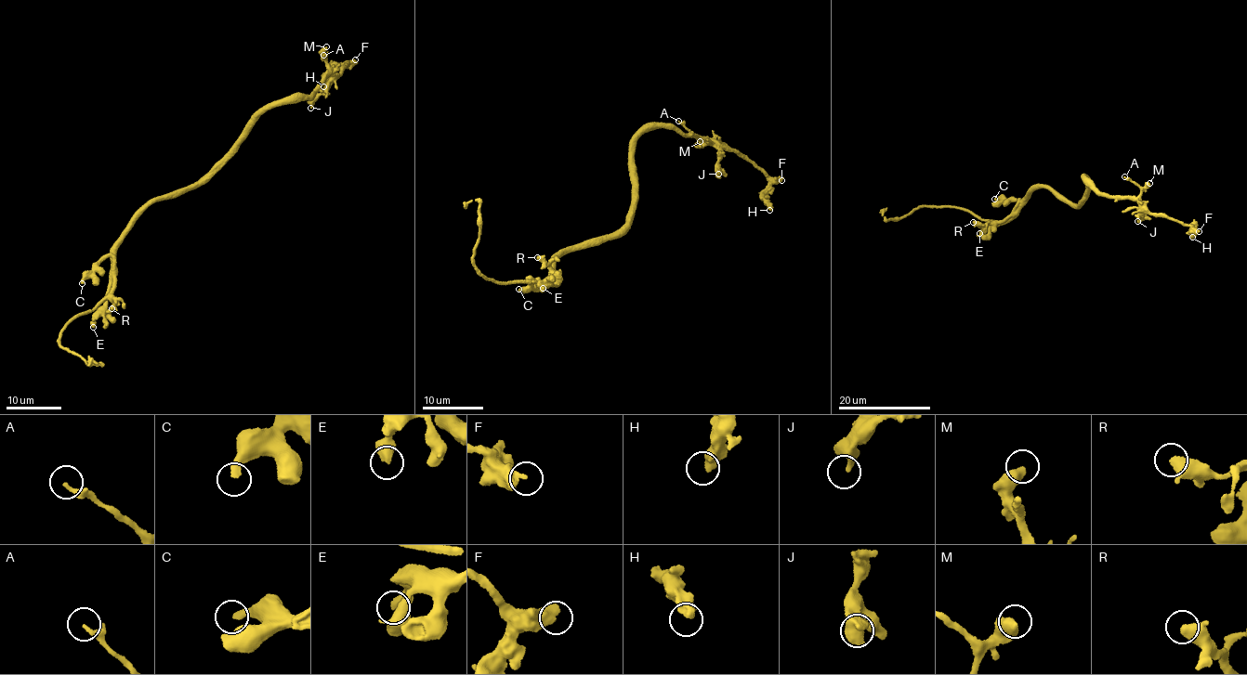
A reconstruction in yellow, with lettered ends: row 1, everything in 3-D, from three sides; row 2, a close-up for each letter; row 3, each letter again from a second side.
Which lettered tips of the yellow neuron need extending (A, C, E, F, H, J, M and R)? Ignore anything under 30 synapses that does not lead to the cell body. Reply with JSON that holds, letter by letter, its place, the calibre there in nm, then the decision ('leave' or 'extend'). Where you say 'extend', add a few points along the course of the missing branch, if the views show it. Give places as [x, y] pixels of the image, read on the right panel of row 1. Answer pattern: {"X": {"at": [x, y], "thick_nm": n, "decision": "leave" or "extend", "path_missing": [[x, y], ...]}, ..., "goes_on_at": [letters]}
{"A": {"at": [1124, 176], "thick_nm": 200, "decision": "leave"}, "C": {"at": [994, 199], "thick_nm": 320, "decision": "leave"}, "E": {"at": [979, 233], "thick_nm": 500, "decision": "leave"}, "F": {"at": [1199, 231], "thick_nm": 440, "decision": "leave"}, "H": {"at": [1192, 237], "thick_nm": 500, "decision": "leave"}, "J": {"at": [1137, 221], "thick_nm": 440, "decision": "leave"}, "M": {"at": [1149, 183], "thick_nm": 460, "decision": "leave"}, "R": {"at": [973, 222], "thick_nm": 550, "decision": "leave"}, "goes_on_at": []}

